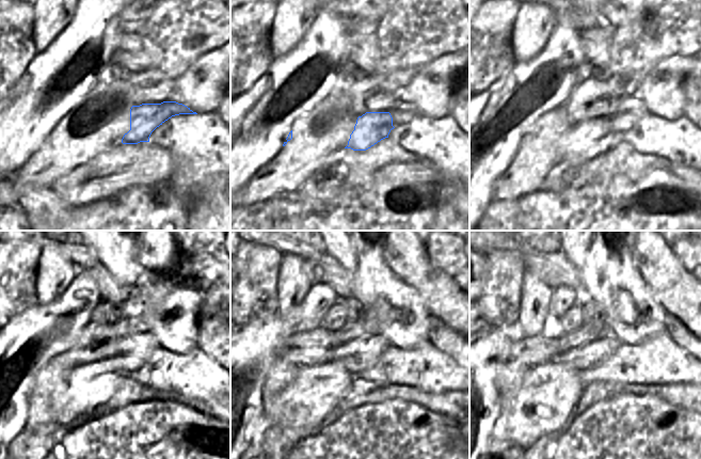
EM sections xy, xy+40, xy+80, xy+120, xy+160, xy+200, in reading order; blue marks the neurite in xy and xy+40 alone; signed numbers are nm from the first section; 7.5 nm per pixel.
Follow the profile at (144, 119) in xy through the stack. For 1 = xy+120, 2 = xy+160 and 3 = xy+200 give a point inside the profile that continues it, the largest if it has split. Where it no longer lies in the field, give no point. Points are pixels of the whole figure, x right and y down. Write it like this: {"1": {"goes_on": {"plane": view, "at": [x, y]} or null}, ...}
{"1": {"goes_on": {"plane": "xy+120", "at": [91, 384]}}, "2": {"goes_on": {"plane": "xy+160", "at": [307, 406]}}, "3": {"goes_on": {"plane": "xy+200", "at": [542, 401]}}}

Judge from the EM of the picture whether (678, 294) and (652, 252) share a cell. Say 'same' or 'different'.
same

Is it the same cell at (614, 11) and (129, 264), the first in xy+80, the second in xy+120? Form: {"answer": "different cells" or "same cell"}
{"answer": "different cells"}

